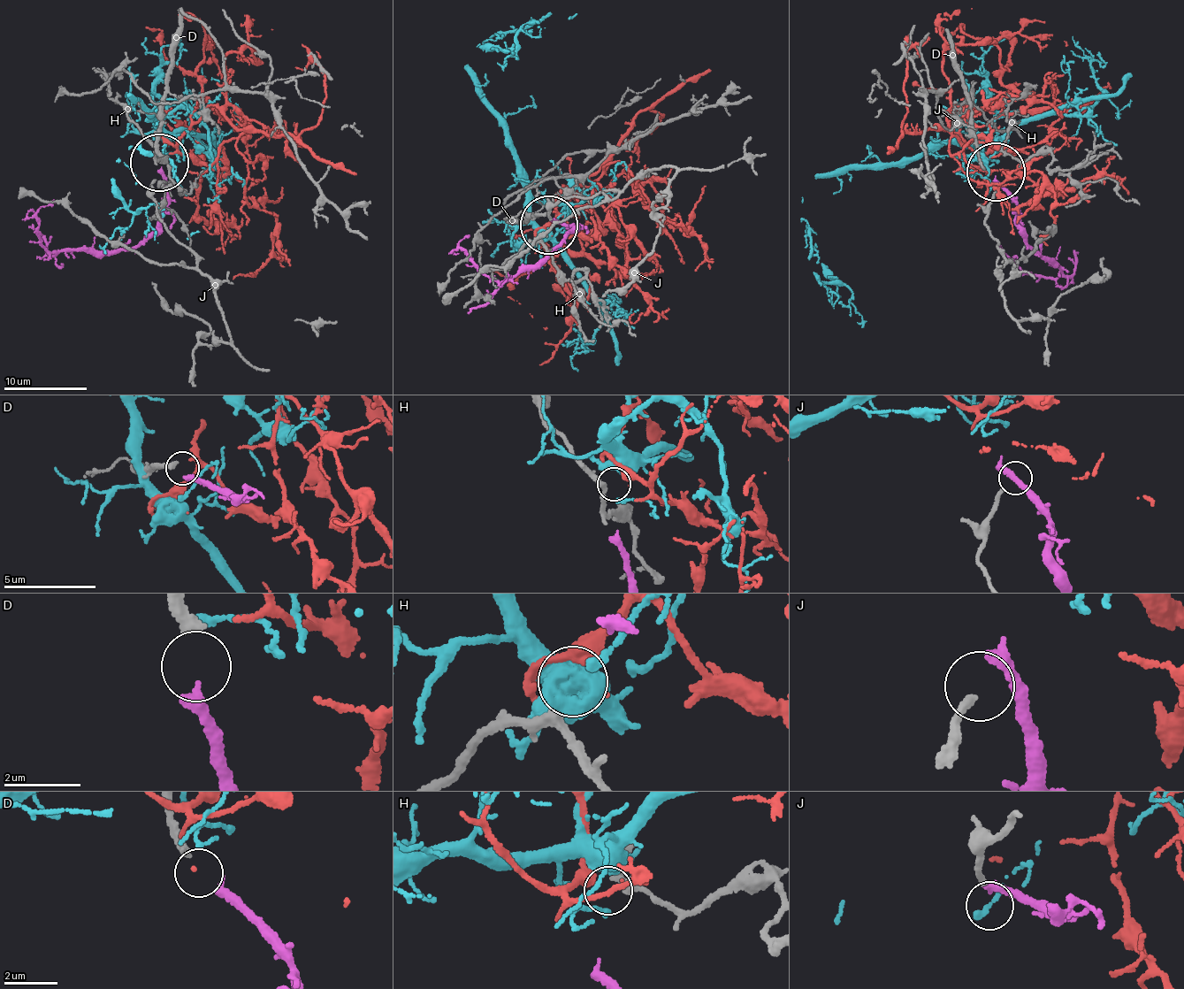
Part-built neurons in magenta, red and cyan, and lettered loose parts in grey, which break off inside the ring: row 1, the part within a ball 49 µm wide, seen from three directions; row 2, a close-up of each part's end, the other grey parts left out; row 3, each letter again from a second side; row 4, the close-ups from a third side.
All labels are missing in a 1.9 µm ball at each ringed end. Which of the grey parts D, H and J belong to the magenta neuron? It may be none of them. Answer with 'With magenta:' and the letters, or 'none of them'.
With magenta: D

